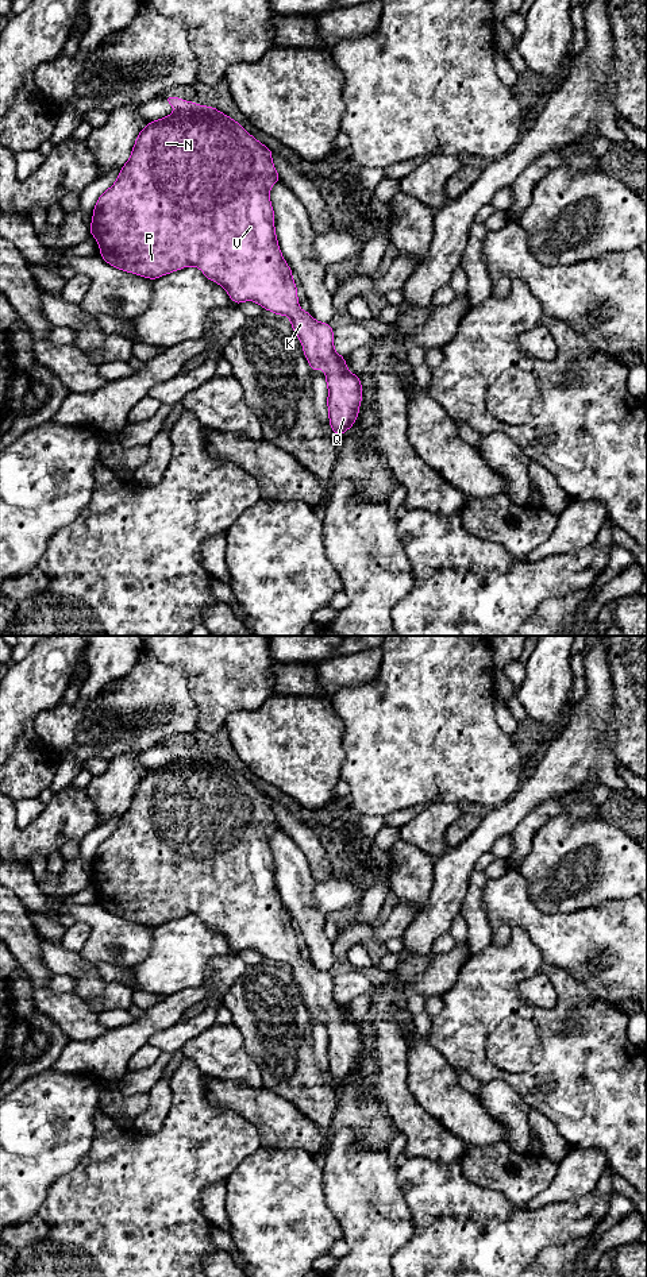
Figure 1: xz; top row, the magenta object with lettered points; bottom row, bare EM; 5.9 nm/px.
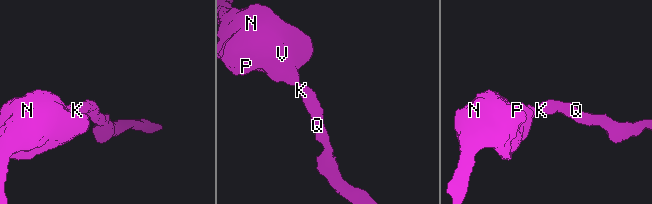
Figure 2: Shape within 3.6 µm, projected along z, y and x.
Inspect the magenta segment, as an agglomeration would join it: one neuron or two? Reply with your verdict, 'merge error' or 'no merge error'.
no merge error

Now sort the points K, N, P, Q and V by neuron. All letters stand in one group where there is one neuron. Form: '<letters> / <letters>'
K N P Q V

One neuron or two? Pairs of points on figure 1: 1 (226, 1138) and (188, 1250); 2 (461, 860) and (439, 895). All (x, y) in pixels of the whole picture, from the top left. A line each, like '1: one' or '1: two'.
1: one
2: one

